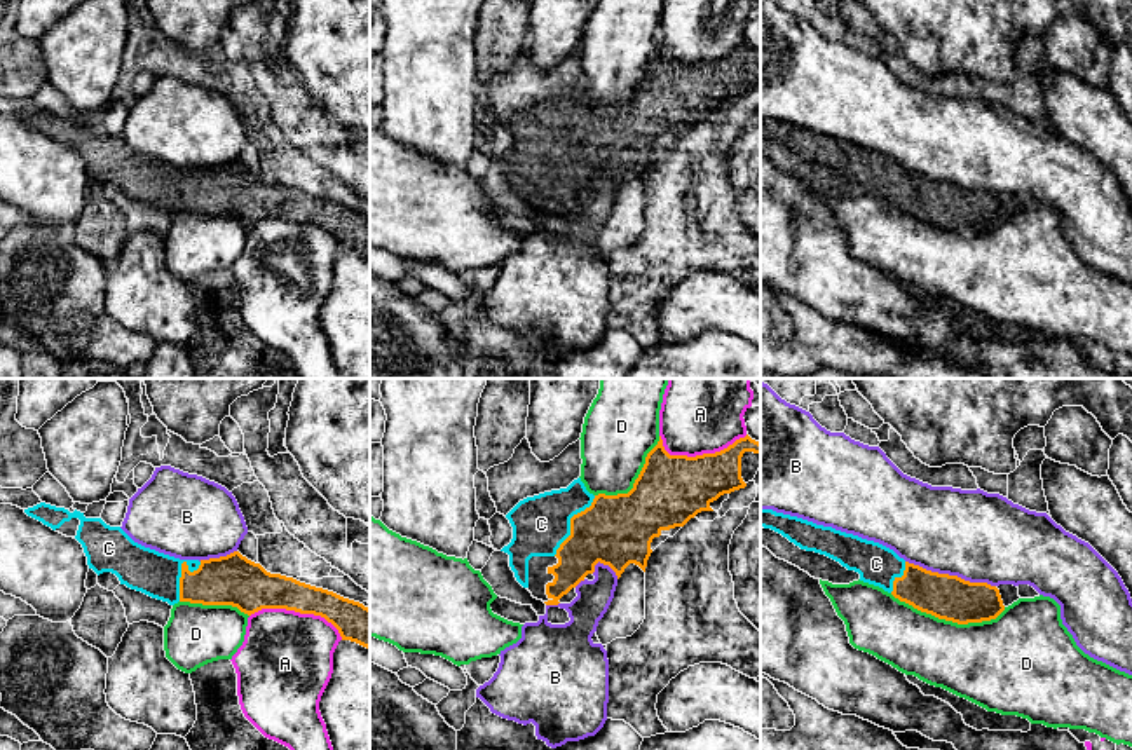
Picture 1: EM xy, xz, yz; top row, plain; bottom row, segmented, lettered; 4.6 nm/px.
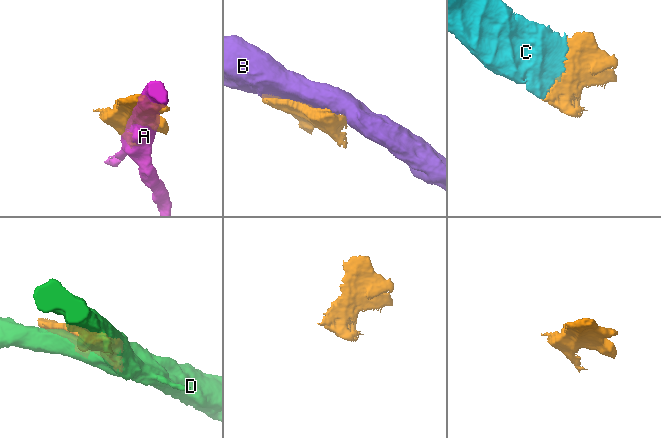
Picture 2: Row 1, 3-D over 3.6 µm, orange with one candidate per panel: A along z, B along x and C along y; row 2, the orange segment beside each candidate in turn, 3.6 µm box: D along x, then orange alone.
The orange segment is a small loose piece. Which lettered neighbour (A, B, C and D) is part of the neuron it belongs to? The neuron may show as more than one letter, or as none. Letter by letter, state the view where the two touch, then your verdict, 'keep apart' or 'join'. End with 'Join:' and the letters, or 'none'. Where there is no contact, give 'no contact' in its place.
A: contact in xy; keep apart
B: contact in yz; keep apart
C: contact in xz; join
D: contact in yz; keep apart
Join: C

